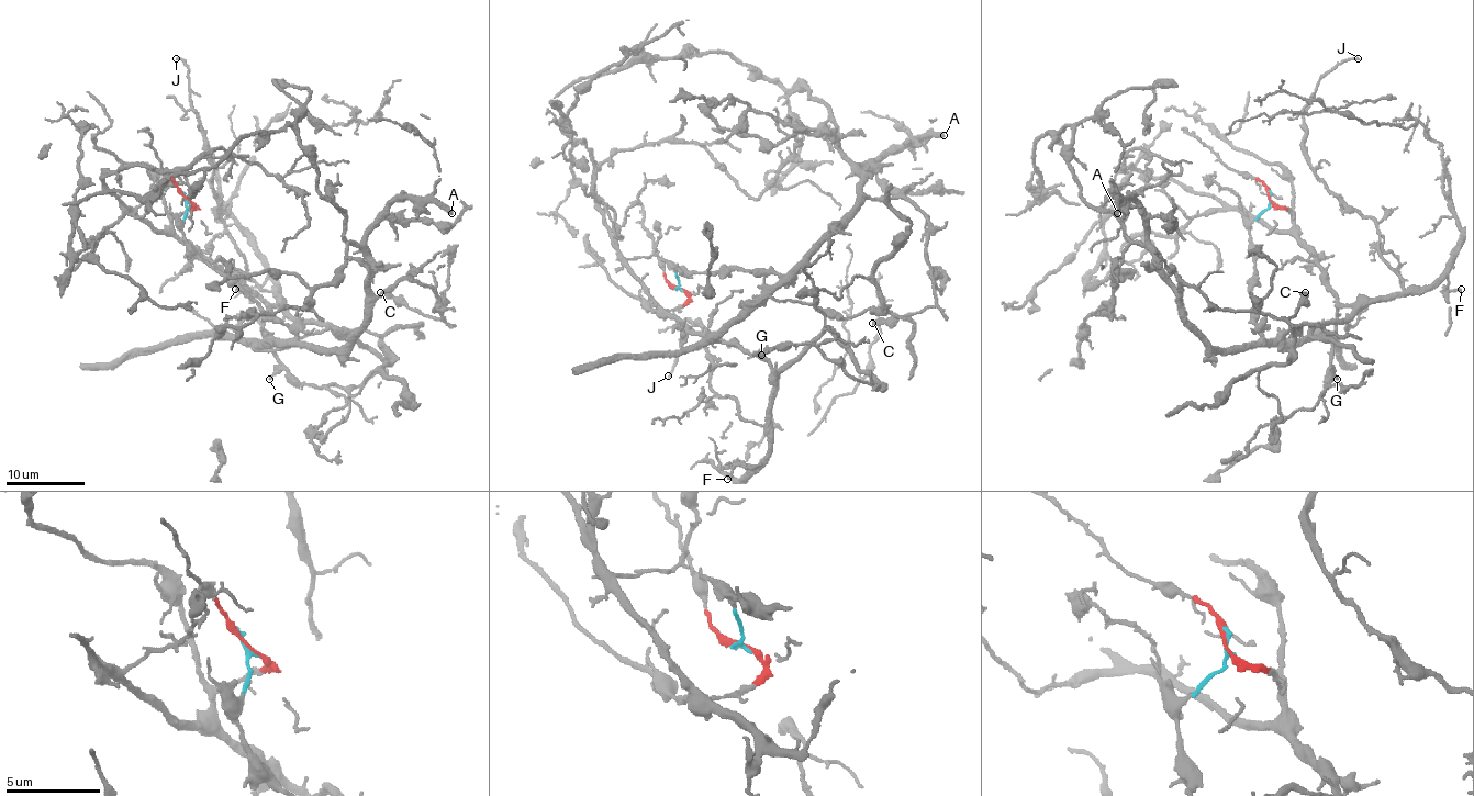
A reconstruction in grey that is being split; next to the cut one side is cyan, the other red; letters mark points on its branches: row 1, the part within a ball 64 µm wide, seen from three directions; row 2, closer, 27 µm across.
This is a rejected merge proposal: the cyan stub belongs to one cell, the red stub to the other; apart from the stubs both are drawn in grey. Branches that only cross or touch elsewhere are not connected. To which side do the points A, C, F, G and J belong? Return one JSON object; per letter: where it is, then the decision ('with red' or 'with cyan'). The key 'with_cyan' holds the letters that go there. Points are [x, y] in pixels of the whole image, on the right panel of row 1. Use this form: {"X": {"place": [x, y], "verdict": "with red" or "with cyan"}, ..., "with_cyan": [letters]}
{"A": {"place": [1117, 213], "verdict": "with cyan"}, "C": {"place": [1305, 292], "verdict": "with cyan"}, "F": {"place": [1461, 289], "verdict": "with red"}, "G": {"place": [1337, 379], "verdict": "with red"}, "J": {"place": [1358, 58], "verdict": "with red"}, "with_cyan": ["A", "C"]}

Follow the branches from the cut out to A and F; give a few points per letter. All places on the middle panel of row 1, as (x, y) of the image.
A: (676, 288), (673, 268), (774, 270), (786, 278), (858, 204), (858, 167), (873, 167), (889, 152), (945, 135)
F: (676, 288), (688, 300), (663, 311), (770, 367), (770, 451), (759, 463), (737, 463), (727, 479)

